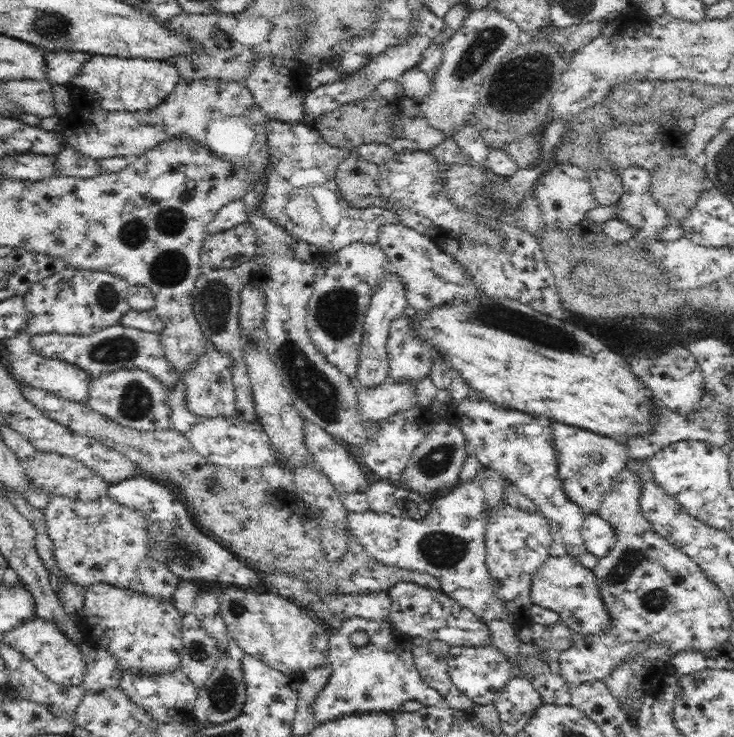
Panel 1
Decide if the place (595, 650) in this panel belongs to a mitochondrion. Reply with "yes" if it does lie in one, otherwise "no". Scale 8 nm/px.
no

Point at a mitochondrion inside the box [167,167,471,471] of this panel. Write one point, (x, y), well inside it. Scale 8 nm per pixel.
(318, 391)

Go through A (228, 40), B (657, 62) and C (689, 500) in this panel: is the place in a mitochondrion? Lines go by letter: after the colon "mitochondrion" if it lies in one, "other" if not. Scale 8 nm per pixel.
A: other
B: other
C: other

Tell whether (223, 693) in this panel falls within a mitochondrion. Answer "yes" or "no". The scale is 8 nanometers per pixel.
yes

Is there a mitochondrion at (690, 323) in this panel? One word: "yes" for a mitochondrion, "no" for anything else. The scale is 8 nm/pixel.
yes

